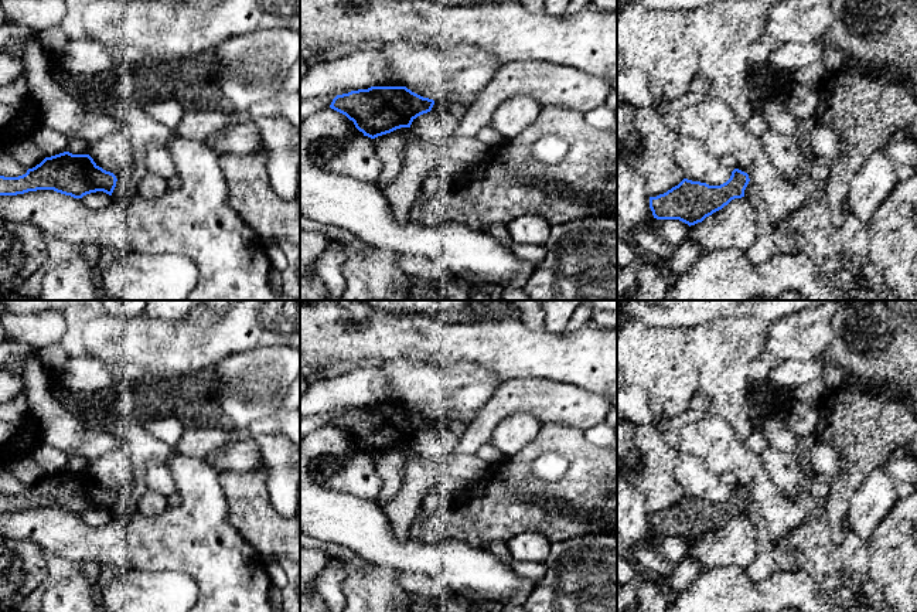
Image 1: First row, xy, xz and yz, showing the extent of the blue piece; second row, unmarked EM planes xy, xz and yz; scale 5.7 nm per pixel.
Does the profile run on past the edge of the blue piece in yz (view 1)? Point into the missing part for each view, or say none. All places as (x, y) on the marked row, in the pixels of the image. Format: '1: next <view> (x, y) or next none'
1: next none

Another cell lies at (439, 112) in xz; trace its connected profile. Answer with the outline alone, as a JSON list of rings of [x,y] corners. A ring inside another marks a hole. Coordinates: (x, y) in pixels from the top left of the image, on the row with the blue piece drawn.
[[[436,99],[430,112],[413,119],[410,132],[423,140],[439,142],[453,139],[457,120],[449,113],[447,102]]]

